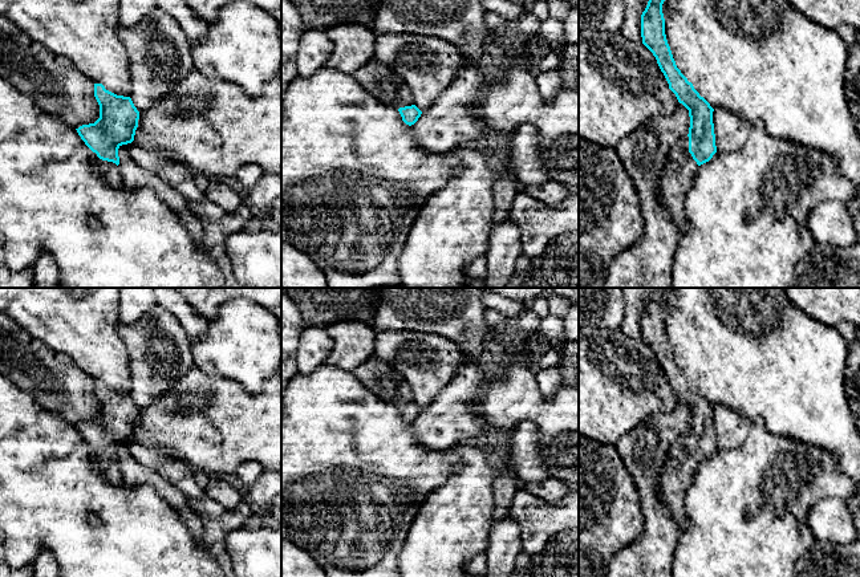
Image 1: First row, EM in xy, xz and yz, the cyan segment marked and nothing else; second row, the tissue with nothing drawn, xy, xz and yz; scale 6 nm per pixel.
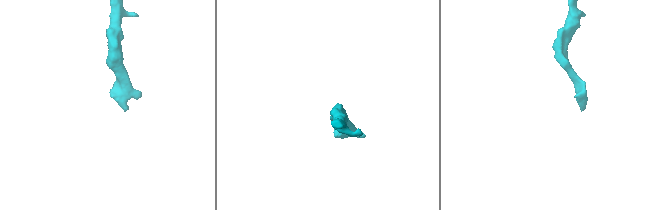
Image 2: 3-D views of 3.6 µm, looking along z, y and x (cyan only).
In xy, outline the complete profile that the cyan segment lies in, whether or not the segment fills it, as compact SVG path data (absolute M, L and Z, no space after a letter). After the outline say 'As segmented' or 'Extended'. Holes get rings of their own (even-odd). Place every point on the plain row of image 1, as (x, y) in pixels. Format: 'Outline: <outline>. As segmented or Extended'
Outline: M94 381L94 394L100 402L100 415L77 427L85 442L97 451L96 463L102 475L111 483L122 481L118 466L118 446L134 438L139 409L130 394L117 393Z. Extended

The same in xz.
Outline: M374 354L356 367L353 374L369 391L395 405L406 422L414 422L421 414L422 409L415 403L407 379Z. Extended

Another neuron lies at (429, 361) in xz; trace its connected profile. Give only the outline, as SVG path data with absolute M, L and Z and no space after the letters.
M413 330L377 332L374 355L407 379L422 410L451 382L466 358L459 344Z

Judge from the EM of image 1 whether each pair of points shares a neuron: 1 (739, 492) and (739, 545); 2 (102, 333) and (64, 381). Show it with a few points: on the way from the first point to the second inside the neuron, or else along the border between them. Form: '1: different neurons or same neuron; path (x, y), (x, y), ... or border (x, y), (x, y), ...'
1: same neuron; path (739, 506), (739, 532)
2: different neurons; border (51, 348), (65, 353), (94, 380)

